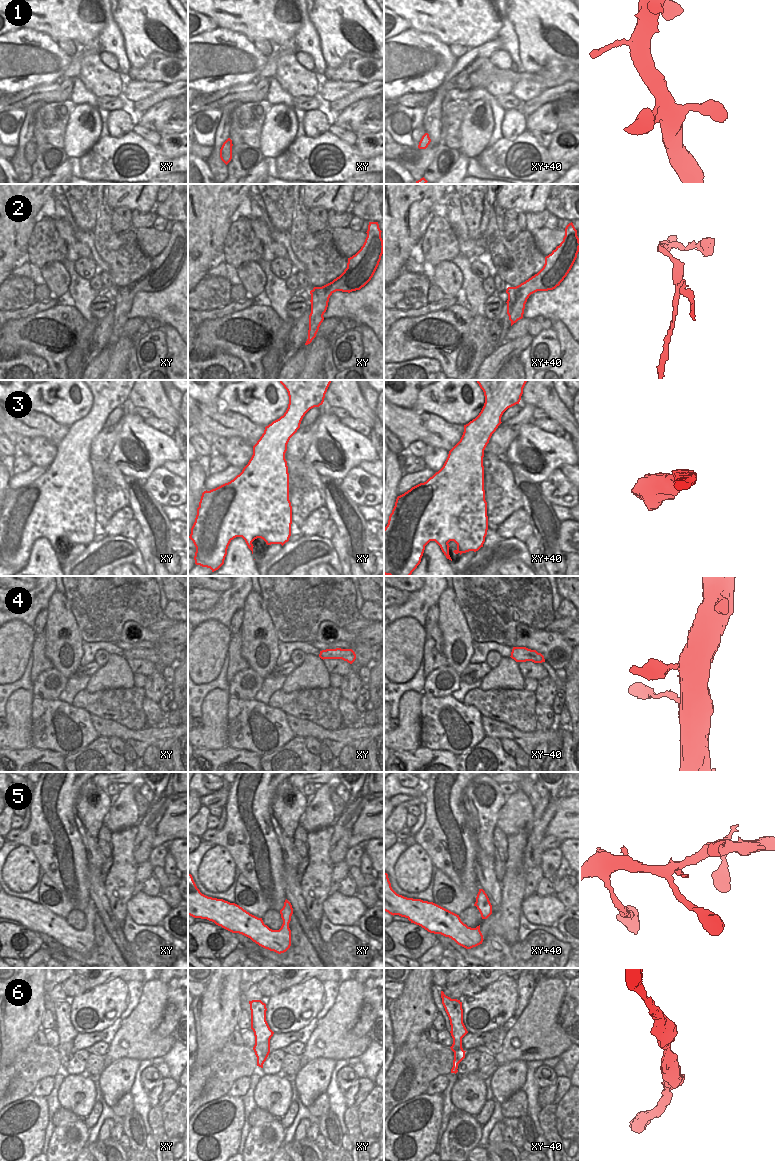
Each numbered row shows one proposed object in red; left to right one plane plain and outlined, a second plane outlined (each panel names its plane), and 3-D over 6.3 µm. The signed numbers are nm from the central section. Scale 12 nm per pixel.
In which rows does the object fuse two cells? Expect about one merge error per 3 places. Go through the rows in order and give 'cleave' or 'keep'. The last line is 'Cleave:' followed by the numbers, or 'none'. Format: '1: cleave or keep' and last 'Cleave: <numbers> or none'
1: keep
2: keep
3: keep
4: keep
5: keep
6: keep
Cleave: none

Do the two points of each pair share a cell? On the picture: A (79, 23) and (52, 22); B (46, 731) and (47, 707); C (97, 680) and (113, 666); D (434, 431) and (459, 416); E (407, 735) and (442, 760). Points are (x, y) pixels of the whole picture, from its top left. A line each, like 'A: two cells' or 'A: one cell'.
A: one cell
B: one cell
C: one cell
D: two cells
E: two cells

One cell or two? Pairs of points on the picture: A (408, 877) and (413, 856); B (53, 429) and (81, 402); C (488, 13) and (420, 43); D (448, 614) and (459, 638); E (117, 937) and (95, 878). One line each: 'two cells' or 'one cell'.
A: one cell
B: two cells
C: two cells
D: one cell
E: one cell

